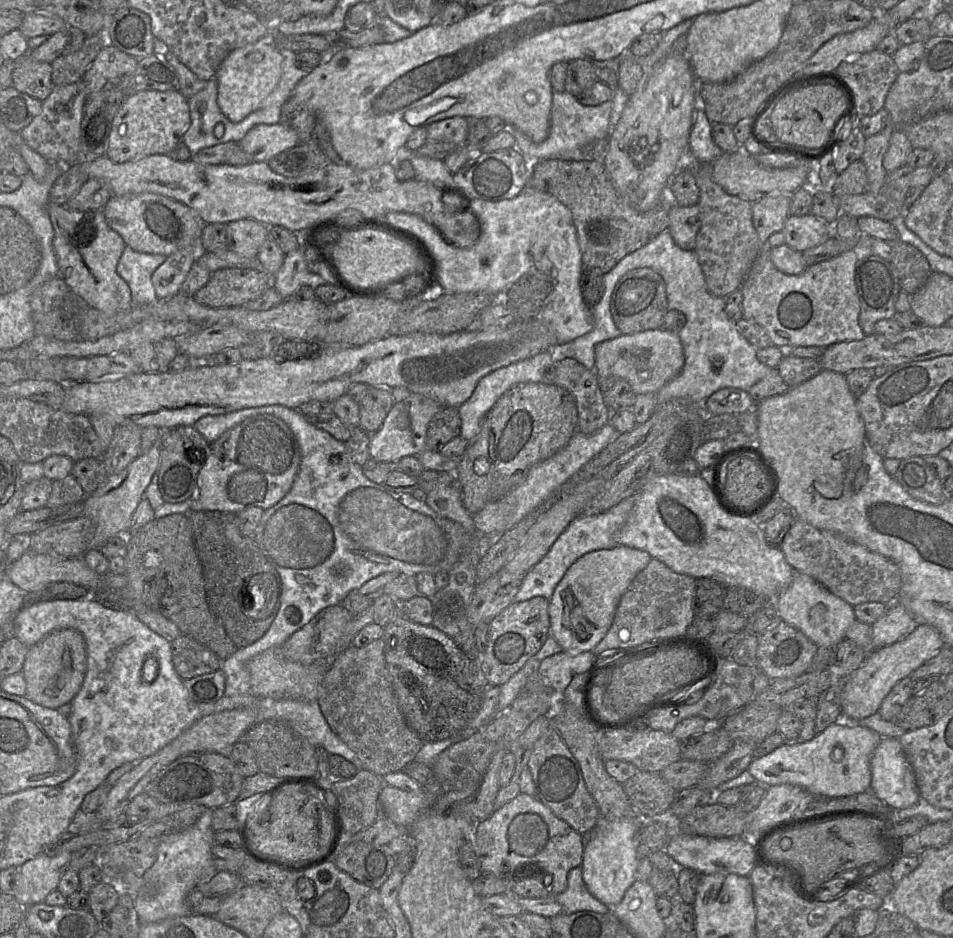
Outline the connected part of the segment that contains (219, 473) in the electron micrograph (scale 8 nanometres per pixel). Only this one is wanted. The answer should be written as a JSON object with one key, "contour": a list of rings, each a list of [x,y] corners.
{"contour":[[[271,414],[249,417],[226,431],[209,445],[209,454],[197,477],[197,488],[190,497],[190,511],[212,510],[239,513],[253,507],[268,509],[276,505],[291,489],[301,463],[300,446],[280,418]]]}

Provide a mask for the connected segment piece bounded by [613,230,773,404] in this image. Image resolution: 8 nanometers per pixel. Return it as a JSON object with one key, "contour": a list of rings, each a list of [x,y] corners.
{"contour":[[[669,230],[658,234],[653,240],[625,256],[614,266],[616,273],[622,268],[622,272],[644,267],[651,267],[660,273],[666,283],[668,307],[677,310],[686,316],[685,326],[677,333],[681,339],[685,363],[682,371],[667,382],[657,393],[657,404],[671,399],[684,399],[694,403],[703,403],[709,396],[719,389],[732,387],[747,391],[758,381],[763,379],[773,370],[772,367],[760,362],[757,358],[757,350],[738,330],[736,322],[731,320],[725,312],[725,297],[712,295],[706,285],[705,277],[698,262],[698,256],[694,250],[683,250],[674,242]]]}

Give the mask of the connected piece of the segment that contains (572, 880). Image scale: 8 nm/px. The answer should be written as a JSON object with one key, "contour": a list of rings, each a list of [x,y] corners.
{"contour":[[[575,867],[568,872],[567,888],[556,895],[555,900],[562,907],[562,913],[571,914],[579,911],[606,913],[608,906],[595,898],[587,889],[582,876],[582,867]]]}

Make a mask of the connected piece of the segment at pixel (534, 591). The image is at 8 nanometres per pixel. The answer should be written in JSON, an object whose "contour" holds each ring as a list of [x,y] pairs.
{"contour":[[[633,494],[600,514],[577,516],[559,535],[547,554],[521,580],[514,602],[522,602],[533,597],[543,597],[549,600],[568,568],[578,558],[591,551],[616,546],[614,534],[626,523],[634,503],[635,495]]]}

